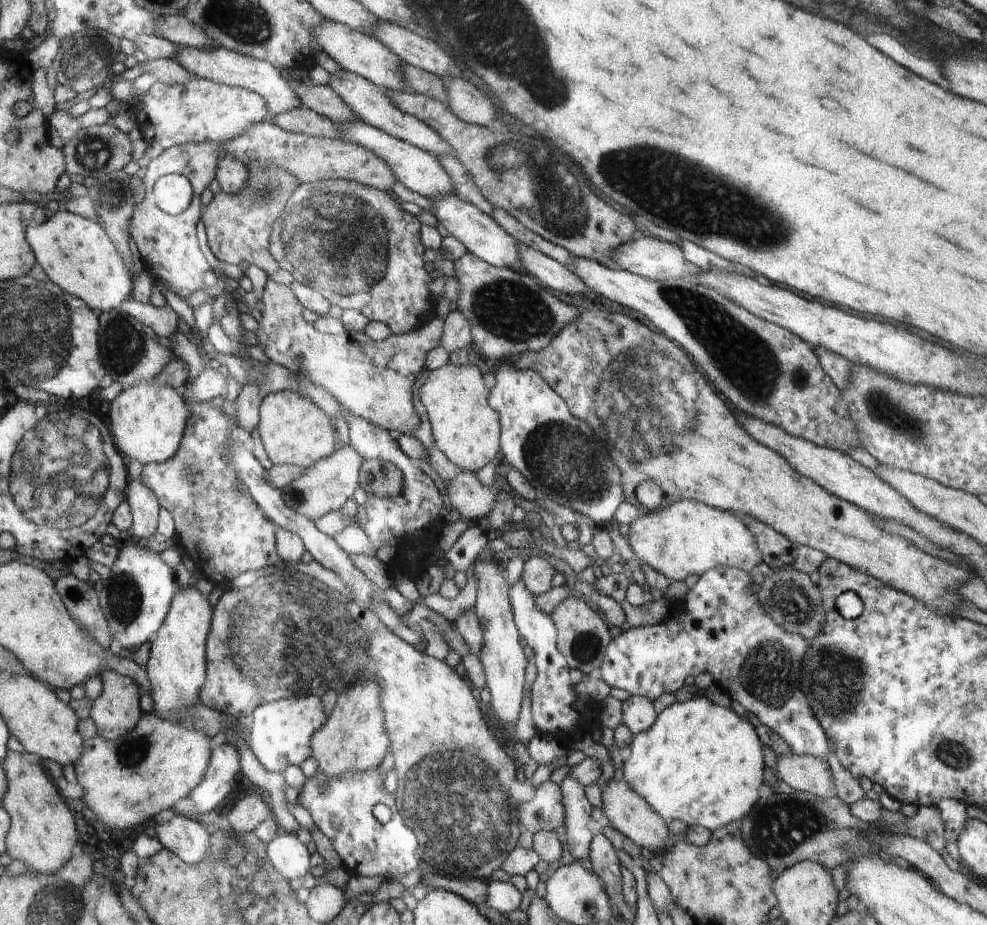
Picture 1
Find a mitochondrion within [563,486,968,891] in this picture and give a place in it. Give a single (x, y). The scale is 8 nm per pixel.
(777, 831)

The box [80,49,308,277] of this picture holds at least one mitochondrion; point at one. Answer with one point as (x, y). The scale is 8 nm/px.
(112, 193)

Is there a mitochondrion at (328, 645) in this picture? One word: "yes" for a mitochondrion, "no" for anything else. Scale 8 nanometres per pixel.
yes

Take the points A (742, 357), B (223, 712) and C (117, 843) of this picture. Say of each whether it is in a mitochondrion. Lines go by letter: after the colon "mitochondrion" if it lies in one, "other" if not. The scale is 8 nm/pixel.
A: mitochondrion
B: other
C: other

